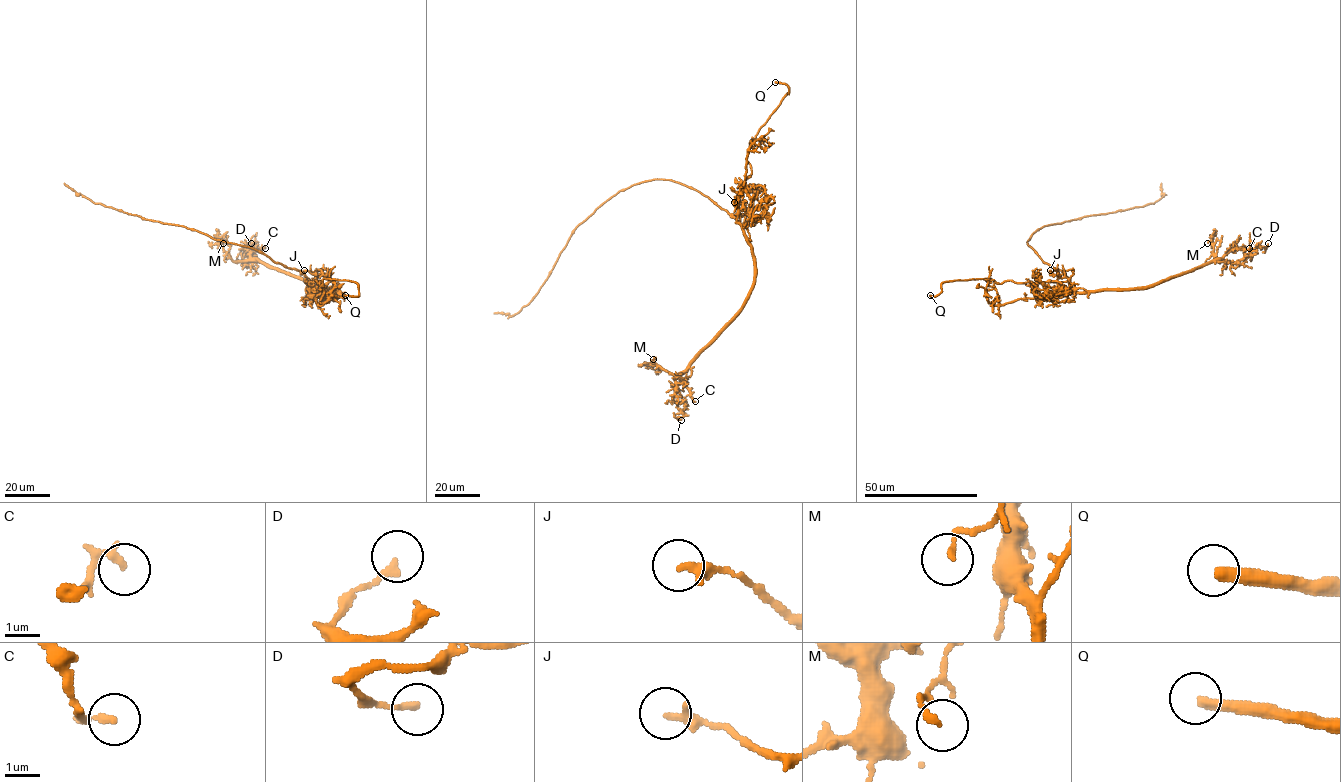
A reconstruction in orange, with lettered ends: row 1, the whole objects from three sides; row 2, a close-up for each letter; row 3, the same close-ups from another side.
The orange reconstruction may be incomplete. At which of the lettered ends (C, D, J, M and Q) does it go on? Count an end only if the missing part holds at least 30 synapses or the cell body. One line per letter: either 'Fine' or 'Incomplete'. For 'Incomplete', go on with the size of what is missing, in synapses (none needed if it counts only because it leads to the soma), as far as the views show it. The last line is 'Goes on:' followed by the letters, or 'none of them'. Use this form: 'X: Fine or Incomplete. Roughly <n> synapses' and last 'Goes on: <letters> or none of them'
C: Fine
D: Fine
J: Fine
M: Fine
Q: Incomplete
Goes on: Q

